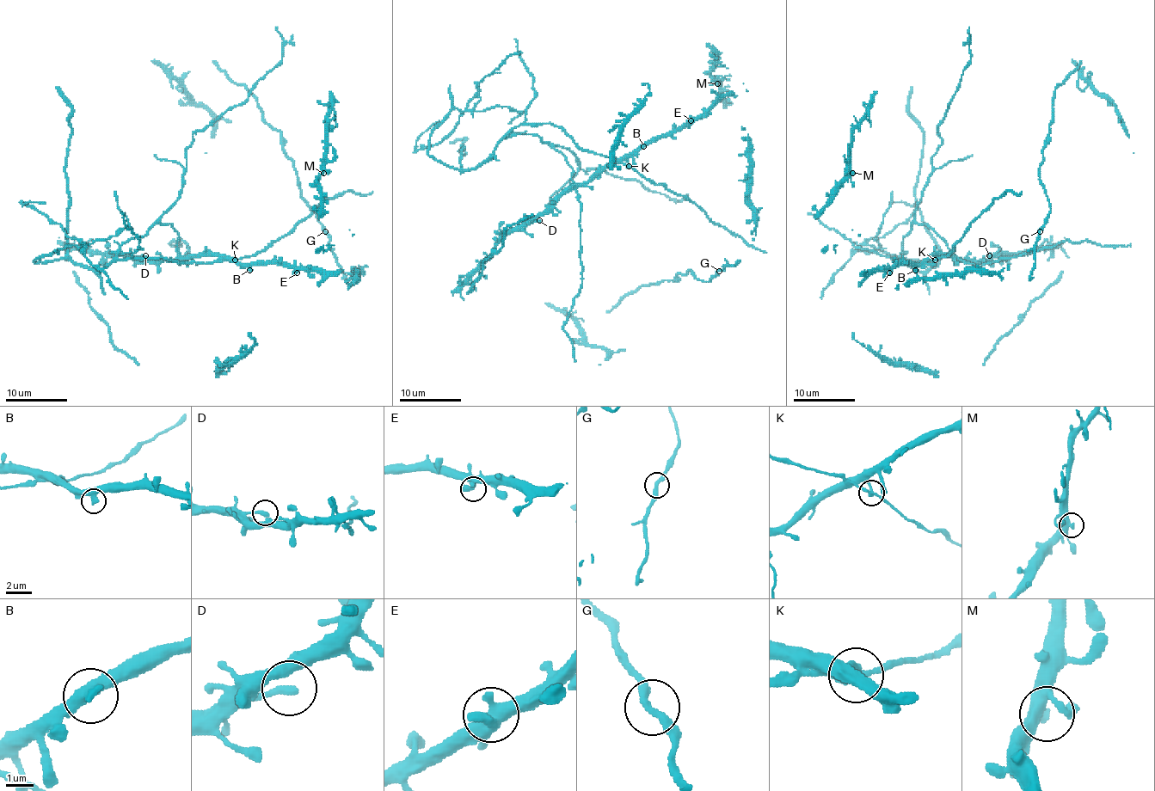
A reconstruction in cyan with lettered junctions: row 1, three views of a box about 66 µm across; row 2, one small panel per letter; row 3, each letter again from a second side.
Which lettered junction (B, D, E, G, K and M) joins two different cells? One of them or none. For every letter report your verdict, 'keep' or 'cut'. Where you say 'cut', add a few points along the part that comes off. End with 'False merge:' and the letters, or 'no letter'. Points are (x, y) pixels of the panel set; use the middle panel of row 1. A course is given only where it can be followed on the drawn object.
B: keep
D: keep
E: keep
G: keep
K: cut
M: keep
False merge: K

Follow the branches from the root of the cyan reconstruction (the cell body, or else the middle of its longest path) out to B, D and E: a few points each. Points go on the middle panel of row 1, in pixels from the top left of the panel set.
B: (657, 185), (642, 177), (628, 163), (628, 158), (643, 146)
D: (657, 185), (622, 163), (606, 165), (586, 181), (573, 185), (548, 209), (530, 222), (539, 220)
E: (657, 185), (642, 177), (628, 163), (628, 158), (640, 148), (680, 131), (691, 120)

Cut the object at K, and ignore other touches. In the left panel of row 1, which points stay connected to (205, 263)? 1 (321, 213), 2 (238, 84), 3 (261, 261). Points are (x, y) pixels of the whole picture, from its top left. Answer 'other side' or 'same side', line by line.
1: other side
2: other side
3: other side

